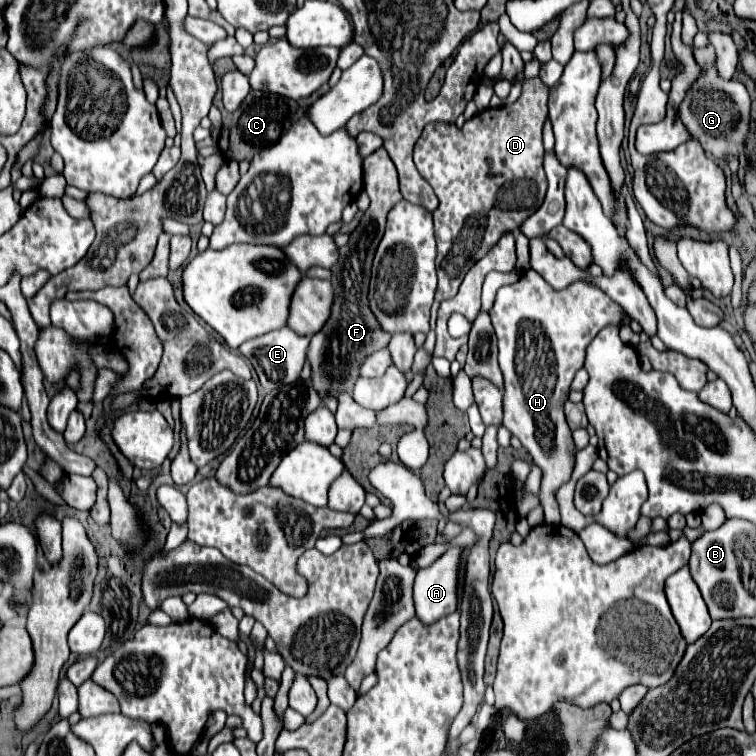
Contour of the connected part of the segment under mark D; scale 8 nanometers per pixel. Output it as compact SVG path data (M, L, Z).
M541 77L525 79L521 97L505 107L485 109L473 119L465 121L459 129L455 123L429 123L413 149L413 161L417 171L435 189L441 205L433 211L435 237L437 237L437 277L439 287L437 301L449 299L457 293L465 273L477 263L505 231L517 231L521 223L541 207L547 191L547 177L543 171L543 125L549 117L547 111L549 87L541 83Z

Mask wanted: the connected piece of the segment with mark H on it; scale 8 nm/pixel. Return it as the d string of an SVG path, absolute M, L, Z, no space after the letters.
M533 269L525 271L517 283L501 287L491 307L491 323L499 339L499 367L503 373L503 425L543 469L539 499L545 509L545 523L549 525L559 525L555 491L569 481L575 463L571 429L563 413L571 381L583 367L585 349L593 337L605 323L617 323L623 315L623 309L597 287L577 281L555 291Z

